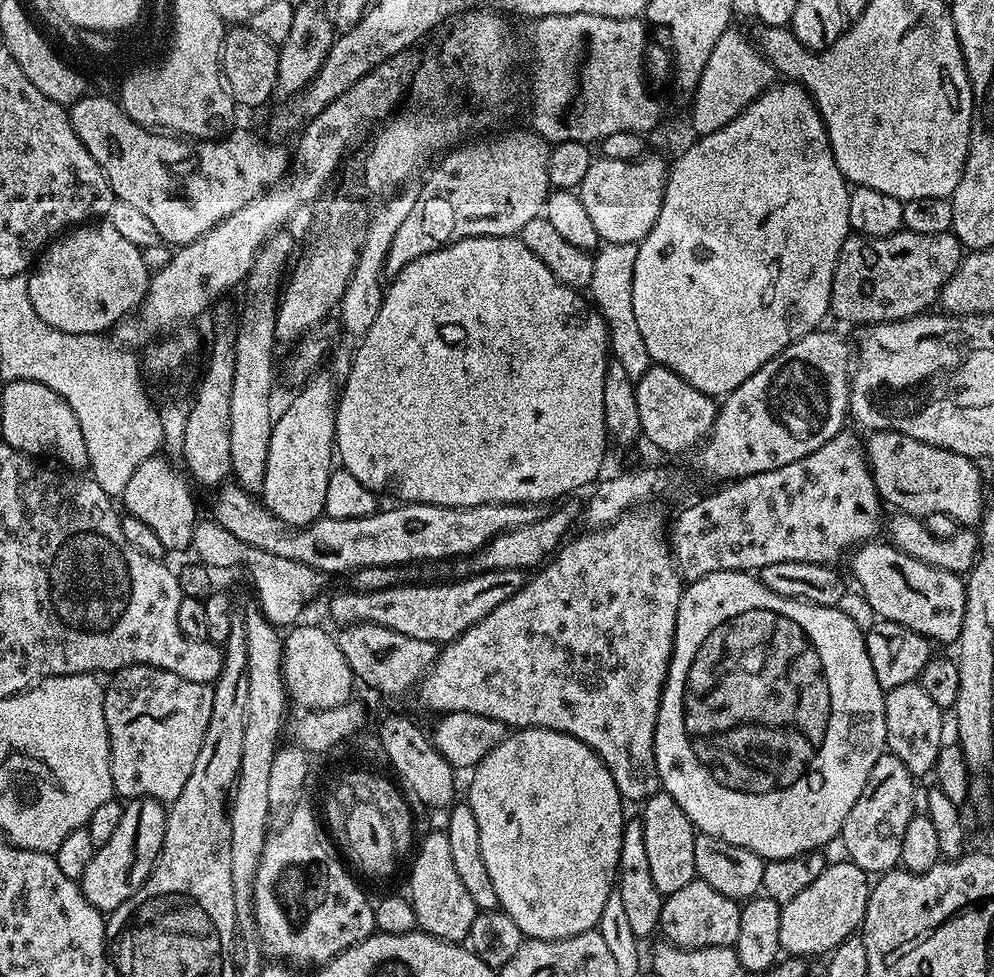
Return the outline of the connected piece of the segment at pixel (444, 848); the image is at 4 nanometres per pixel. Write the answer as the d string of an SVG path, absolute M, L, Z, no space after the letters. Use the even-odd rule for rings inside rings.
M447 831L432 832L423 840L424 837L419 841L411 857L412 873L408 876L408 890L406 890L414 914L417 916L416 927L419 931L427 932L438 940L467 941L478 909L474 898L470 898L466 886L458 879L454 857L450 854L450 838Z

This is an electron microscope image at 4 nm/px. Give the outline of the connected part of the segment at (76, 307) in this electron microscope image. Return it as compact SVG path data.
M85 222L73 227L67 234L53 239L27 273L34 314L38 314L46 326L54 326L54 330L70 334L104 334L115 329L125 316L139 309L144 302L144 295L148 293L150 268L140 261L140 252L141 245L129 242L107 222Z

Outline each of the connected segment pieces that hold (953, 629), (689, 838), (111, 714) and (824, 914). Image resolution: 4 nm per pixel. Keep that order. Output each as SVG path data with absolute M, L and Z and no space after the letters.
M884 540L868 541L865 544L861 544L859 548L853 551L851 556L853 558L850 562L850 568L855 580L858 582L857 587L867 598L867 601L870 602L871 608L875 610L879 619L898 622L899 625L904 625L910 630L922 634L928 641L935 642L937 645L939 645L938 643L948 644L948 646L955 645L956 639L960 636L960 631L962 630L962 618L965 617L966 606L965 579L959 573L942 570L940 567L930 566L929 563L924 563L920 559L910 558L905 552L898 550L890 542Z
M658 791L643 801L644 813L638 816L642 826L642 838L646 838L646 858L650 862L650 875L654 877L654 886L664 895L674 894L674 890L682 890L686 882L697 879L696 867L694 866L694 842L697 831L693 828L690 818L670 798L666 791Z
M132 664L121 668L107 681L104 690L106 730L112 757L110 774L115 795L120 798L147 798L171 802L182 794L186 778L194 770L194 758L202 750L202 738L206 738L206 726L210 726L210 710L214 710L214 690L211 684L189 682L170 674L170 670L155 668L149 664Z
M841 858L837 864L829 863L802 890L783 904L778 918L778 942L781 953L792 958L809 958L831 953L847 936L853 935L863 925L868 893L870 891L870 876L847 858Z

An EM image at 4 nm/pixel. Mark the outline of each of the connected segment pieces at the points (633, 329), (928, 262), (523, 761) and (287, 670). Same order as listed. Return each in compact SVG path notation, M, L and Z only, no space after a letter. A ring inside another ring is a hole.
M630 242L601 243L592 257L594 274L590 278L590 286L587 289L591 303L608 328L611 359L621 363L633 382L640 380L642 374L646 374L646 370L653 365L650 354L646 350L646 342L642 342L642 334L638 334L638 322L634 319L632 291L634 290L634 262L637 259L638 247L635 244Z
M901 230L886 238L868 239L867 236L849 235L842 242L838 262L832 275L831 315L840 320L849 320L855 326L865 324L885 324L895 320L908 320L912 316L927 313L931 304L935 305L940 298L944 283L958 270L962 259L962 245L951 231L938 234L918 234Z
M518 728L509 731L501 744L486 758L482 758L475 768L471 769L472 781L468 784L466 803L474 810L474 819L478 822L478 838L482 838L482 862L486 862L486 871L494 881L494 894L498 894L499 911L506 915L518 926L525 937L533 940L561 940L577 936L583 932L593 931L602 918L602 906L606 906L606 898L614 890L616 871L622 850L622 834L626 823L624 816L625 801L620 795L618 786L614 786L614 778L610 778L610 770L598 758L586 742L574 738L570 734L562 734L549 728Z
M301 623L283 637L283 675L287 695L297 700L304 710L333 708L353 699L354 677L333 633L323 632L312 624Z

